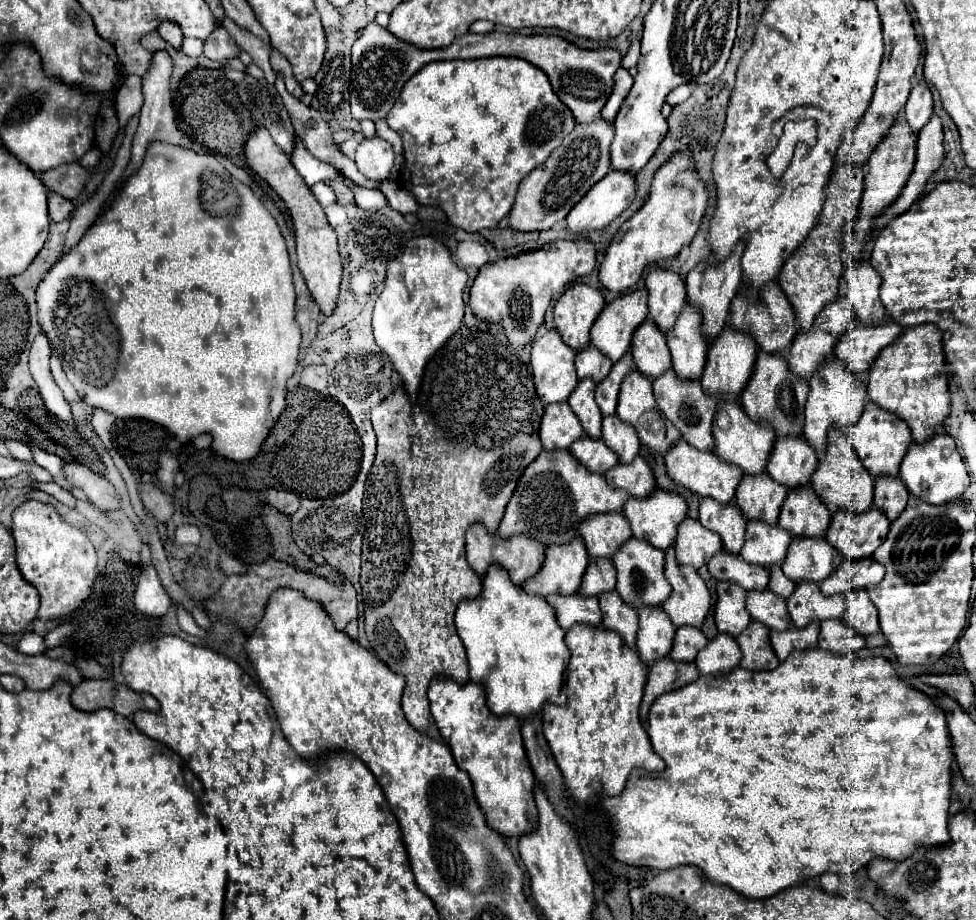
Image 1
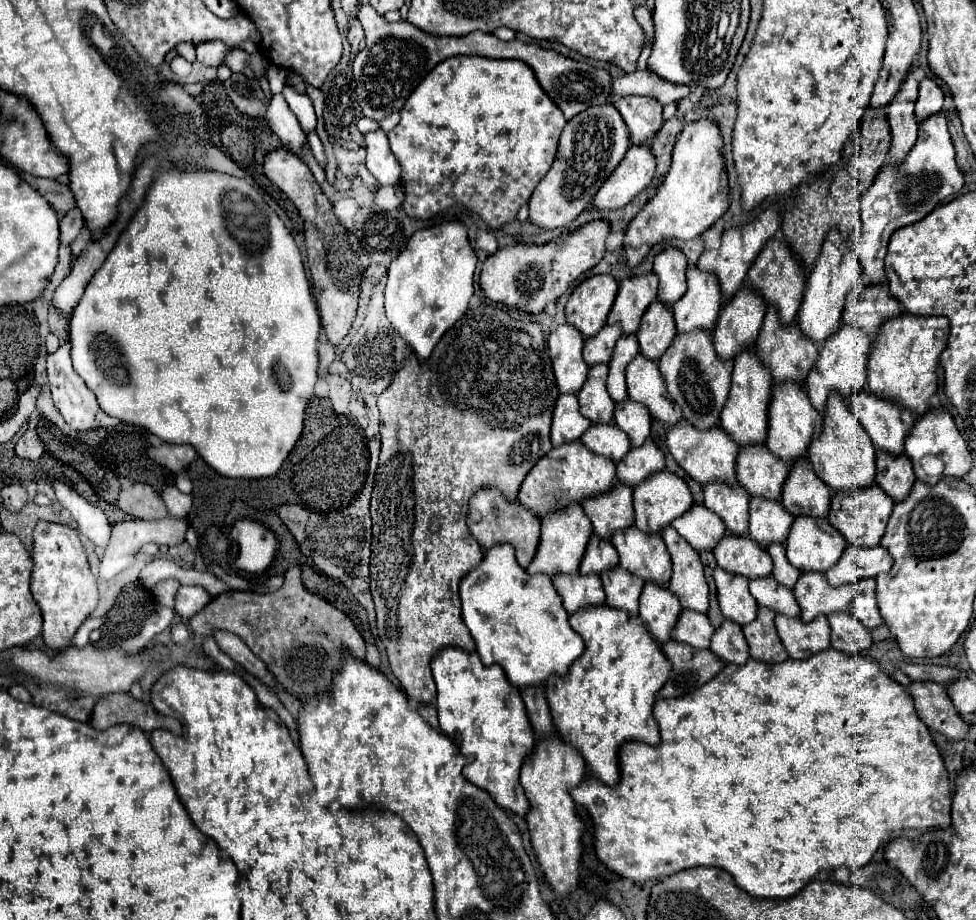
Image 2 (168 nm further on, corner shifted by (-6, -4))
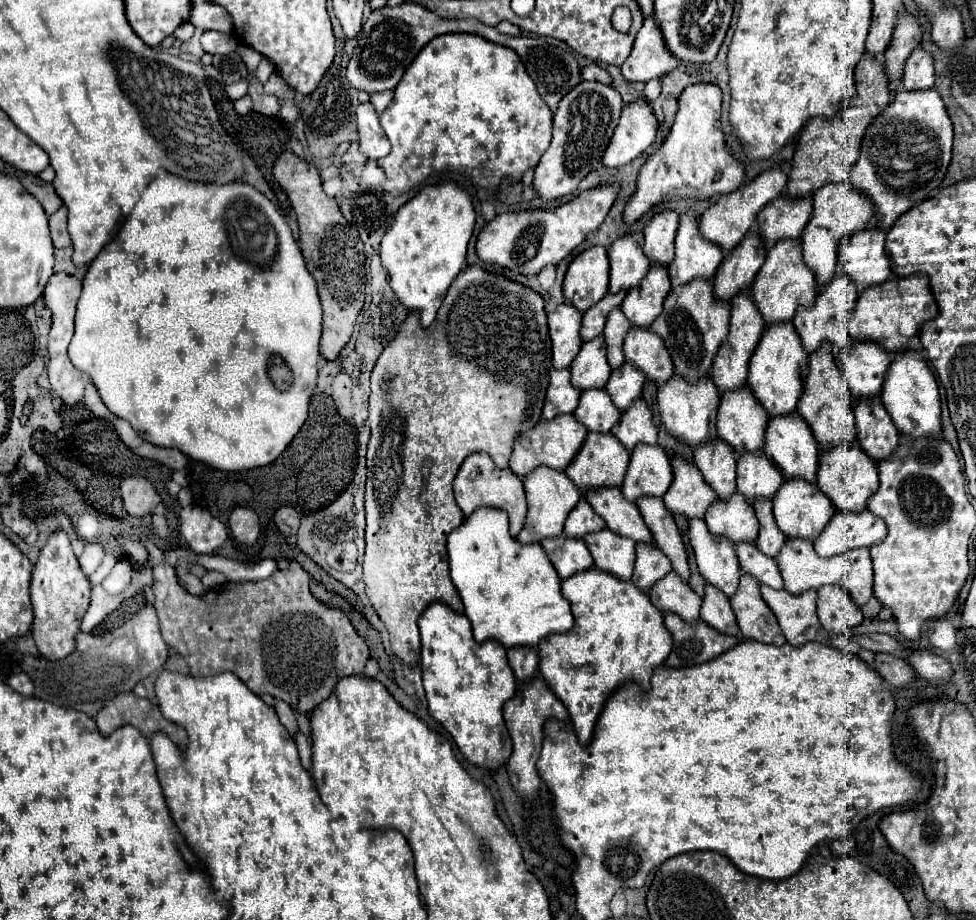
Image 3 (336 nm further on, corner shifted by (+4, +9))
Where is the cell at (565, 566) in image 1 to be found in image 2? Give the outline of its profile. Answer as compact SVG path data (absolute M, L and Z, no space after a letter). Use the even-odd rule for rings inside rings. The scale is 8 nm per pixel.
M567 505L567 509L563 509L563 513L551 513L551 517L543 517L539 549L537 549L531 565L527 567L527 571L531 575L547 573L551 577L555 573L577 573L591 535L593 535L593 525L591 525L589 517L585 515L585 511L581 509L581 505Z

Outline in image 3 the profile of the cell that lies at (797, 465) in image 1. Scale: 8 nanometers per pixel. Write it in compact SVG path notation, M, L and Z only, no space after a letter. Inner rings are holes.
M785 324L785 328L769 328L769 332L763 332L761 344L757 346L757 352L753 352L753 360L749 362L747 384L771 418L795 412L803 396L801 382L805 382L805 372L809 370L809 362L805 368L803 360L807 360L807 356L805 352L801 352L801 344L797 344L797 332L793 332L793 324Z

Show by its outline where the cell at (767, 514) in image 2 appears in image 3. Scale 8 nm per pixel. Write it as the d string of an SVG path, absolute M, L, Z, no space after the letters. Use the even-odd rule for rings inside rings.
M743 456L737 460L737 492L745 496L749 504L773 498L781 484L783 480L767 456Z

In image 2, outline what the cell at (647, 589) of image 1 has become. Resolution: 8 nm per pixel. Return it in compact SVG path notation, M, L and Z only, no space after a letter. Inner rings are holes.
M631 525L631 529L619 529L619 533L611 537L611 543L619 553L619 565L633 575L659 585L669 581L671 557L659 533L639 533L639 529Z

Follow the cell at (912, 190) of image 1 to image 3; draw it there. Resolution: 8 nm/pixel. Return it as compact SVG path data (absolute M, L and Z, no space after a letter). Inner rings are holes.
M933 88L923 90L923 92L901 90L891 100L887 110L881 112L881 116L877 116L877 120L873 120L873 124L865 132L865 138L861 144L861 156L849 172L849 180L875 206L877 228L889 228L903 212L921 204L933 192L937 192L939 184L943 182L943 178L947 174L949 162L951 162L951 158L949 158L951 142L953 142L953 126L951 126L951 120L947 116L947 110L945 110L939 94Z

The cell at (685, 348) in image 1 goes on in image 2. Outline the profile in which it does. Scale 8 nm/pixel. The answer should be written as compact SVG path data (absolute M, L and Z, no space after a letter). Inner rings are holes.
M687 265L687 293L675 303L673 315L679 333L693 329L713 329L723 305L719 281L715 275L703 273L697 265Z

